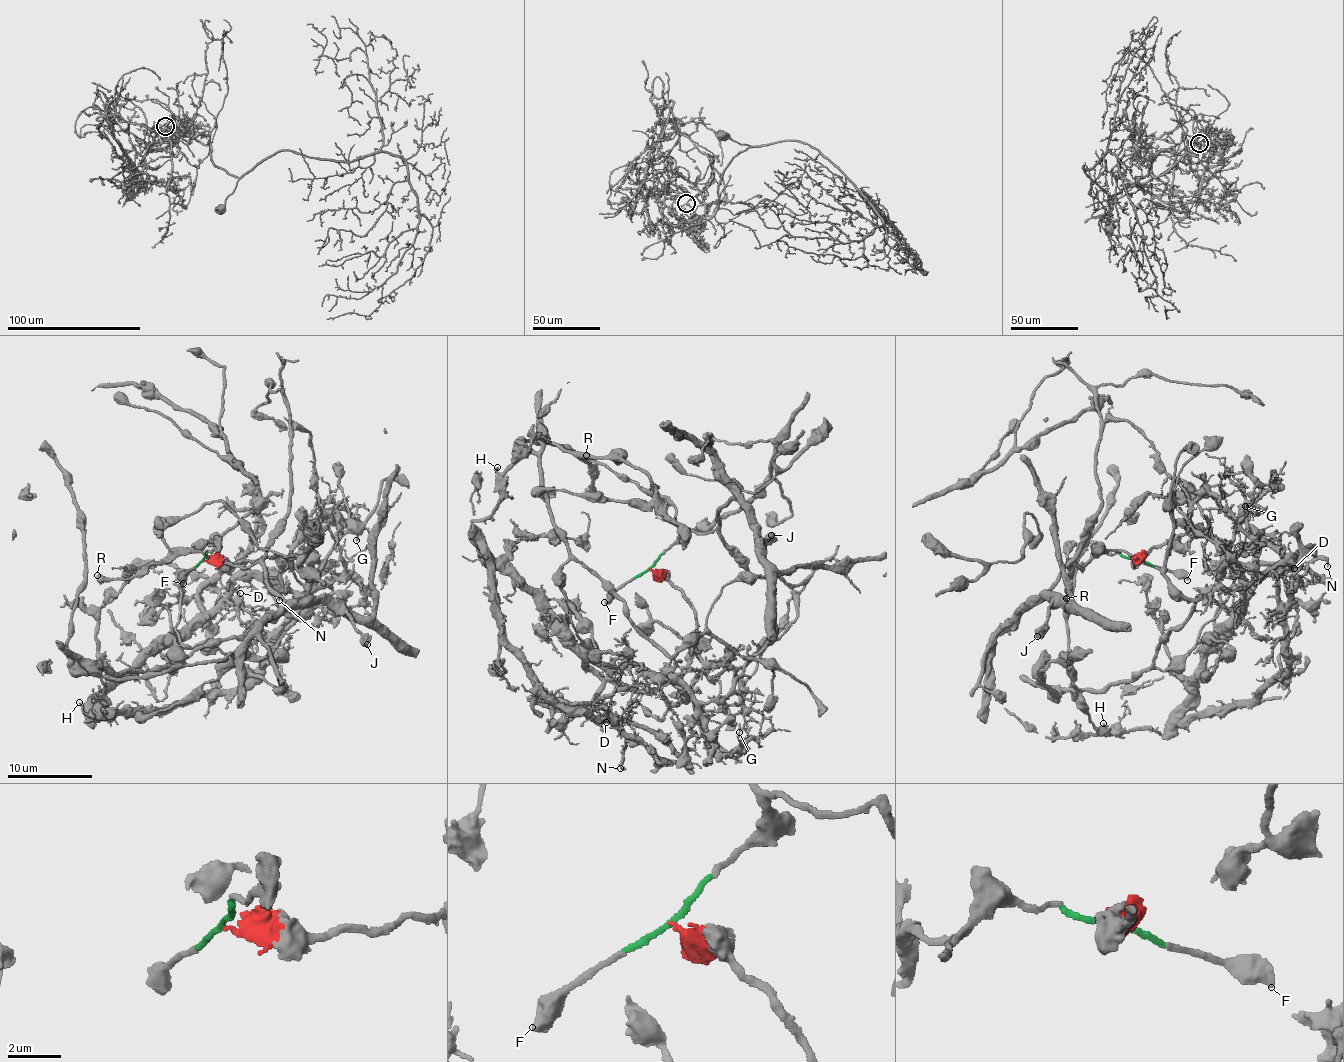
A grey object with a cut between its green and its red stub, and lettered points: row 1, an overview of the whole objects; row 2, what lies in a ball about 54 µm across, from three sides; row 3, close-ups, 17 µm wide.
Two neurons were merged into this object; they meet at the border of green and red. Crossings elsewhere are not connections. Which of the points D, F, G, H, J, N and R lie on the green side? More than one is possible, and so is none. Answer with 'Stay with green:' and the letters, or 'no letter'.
Stay with green: F, J, R

